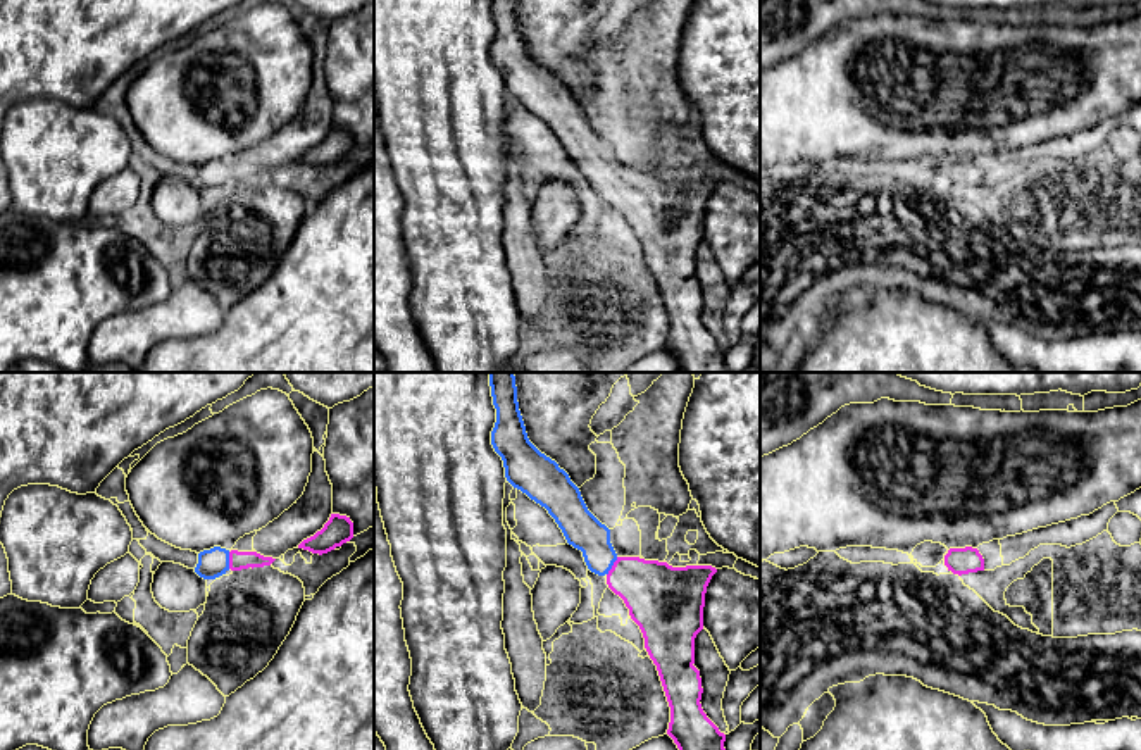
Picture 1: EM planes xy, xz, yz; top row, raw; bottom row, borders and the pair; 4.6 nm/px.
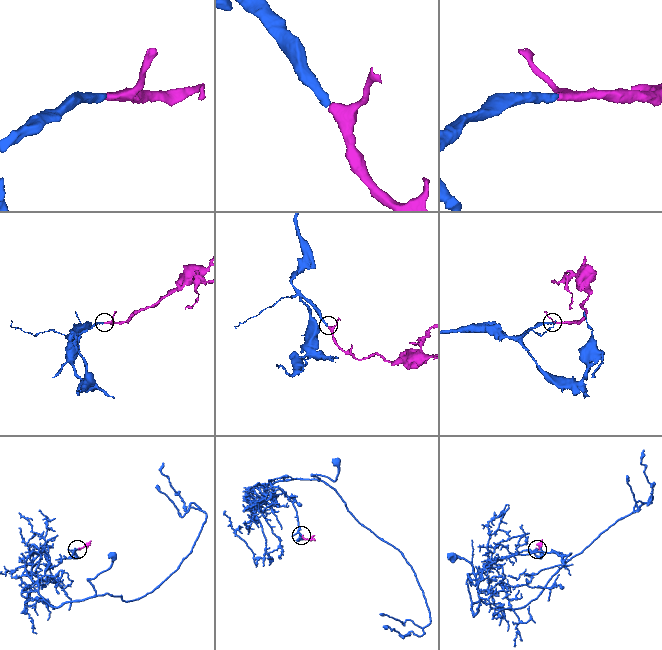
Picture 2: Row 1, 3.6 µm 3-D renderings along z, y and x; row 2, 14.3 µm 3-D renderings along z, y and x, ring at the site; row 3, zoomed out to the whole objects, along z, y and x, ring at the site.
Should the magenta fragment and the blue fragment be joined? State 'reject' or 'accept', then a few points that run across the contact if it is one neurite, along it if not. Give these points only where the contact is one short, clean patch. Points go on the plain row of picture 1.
accept; line xz (657, 209), (612, 180), (581, 143)

